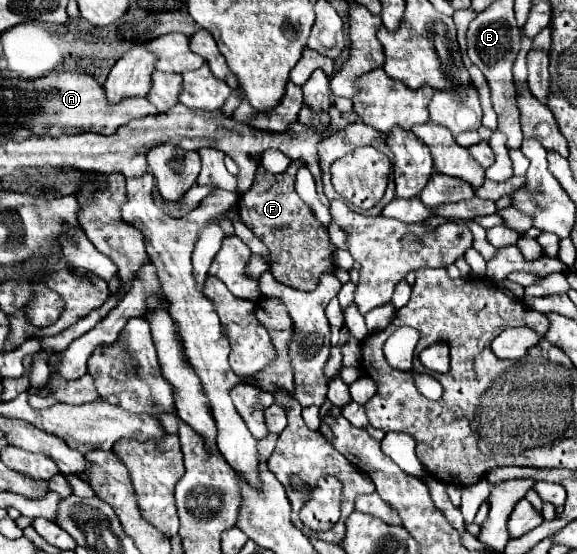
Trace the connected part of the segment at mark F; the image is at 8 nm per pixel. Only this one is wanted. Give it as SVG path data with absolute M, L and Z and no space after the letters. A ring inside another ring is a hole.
M291 163L285 173L273 175L257 167L255 183L249 191L239 195L237 207L241 221L267 245L271 251L271 271L273 277L293 289L313 291L319 283L319 277L335 269L333 253L335 245L329 239L327 229L317 221L311 207L301 201L295 191L295 171L297 163Z

